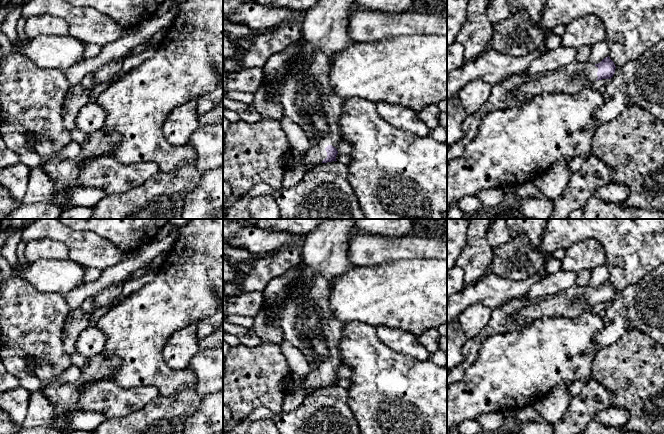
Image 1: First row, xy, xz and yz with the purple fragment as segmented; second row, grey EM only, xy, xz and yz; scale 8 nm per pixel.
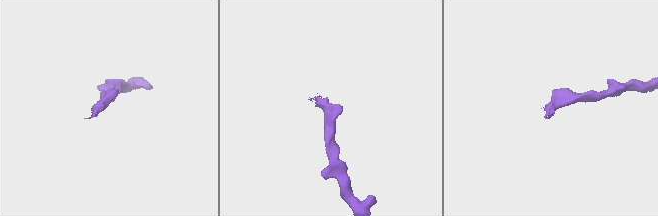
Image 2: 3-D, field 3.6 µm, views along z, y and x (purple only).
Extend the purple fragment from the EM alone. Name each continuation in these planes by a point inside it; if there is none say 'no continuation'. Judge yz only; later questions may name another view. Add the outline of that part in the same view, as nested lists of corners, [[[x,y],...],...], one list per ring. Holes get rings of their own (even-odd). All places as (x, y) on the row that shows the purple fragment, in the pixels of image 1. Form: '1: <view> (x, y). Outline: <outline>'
1: yz (516, 89). Outline: [[[575,61],[535,75],[518,73],[507,76],[492,86],[486,103],[476,113],[465,118],[462,124],[463,137],[447,147],[447,163],[463,154],[467,144],[477,135],[482,120],[489,113],[516,108],[541,94],[578,93],[597,80],[597,72],[598,67],[594,64]]]

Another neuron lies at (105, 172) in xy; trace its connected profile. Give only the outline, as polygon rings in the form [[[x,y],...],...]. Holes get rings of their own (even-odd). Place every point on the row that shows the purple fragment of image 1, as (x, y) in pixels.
[[[104,155],[81,163],[78,185],[99,188],[106,195],[114,195],[142,185],[157,172],[158,165],[153,162],[124,165],[110,155]]]

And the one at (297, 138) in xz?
[[[283,116],[279,122],[292,150],[303,153],[311,148],[310,139],[299,125],[295,124],[285,116]]]

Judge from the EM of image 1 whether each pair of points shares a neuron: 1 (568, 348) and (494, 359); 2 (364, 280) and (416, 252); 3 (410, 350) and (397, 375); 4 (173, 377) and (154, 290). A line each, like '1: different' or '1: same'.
1: same
2: different
3: different
4: same

